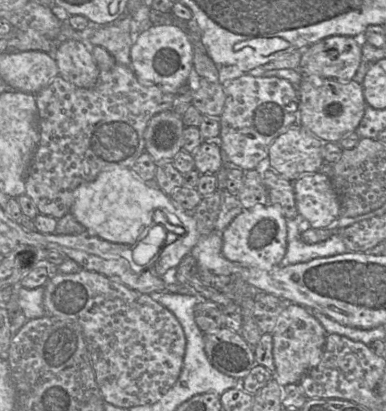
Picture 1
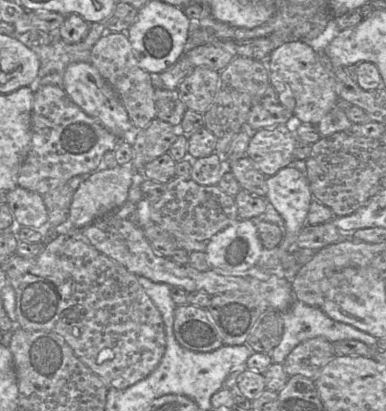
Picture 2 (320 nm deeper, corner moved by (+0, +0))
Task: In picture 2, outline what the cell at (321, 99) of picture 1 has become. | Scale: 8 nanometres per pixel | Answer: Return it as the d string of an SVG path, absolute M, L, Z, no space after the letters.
M304 41L287 42L274 49L265 60L269 83L279 99L301 123L316 126L339 102L336 81L322 63L322 57Z

